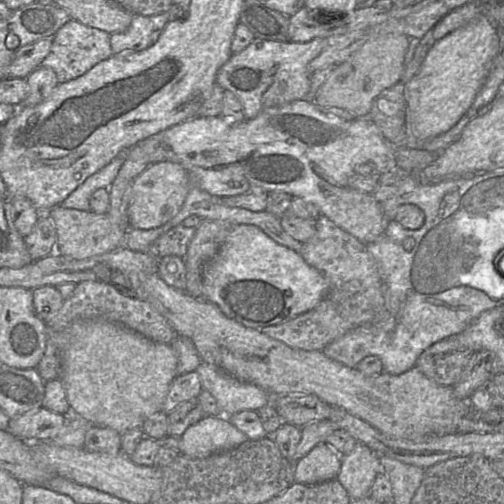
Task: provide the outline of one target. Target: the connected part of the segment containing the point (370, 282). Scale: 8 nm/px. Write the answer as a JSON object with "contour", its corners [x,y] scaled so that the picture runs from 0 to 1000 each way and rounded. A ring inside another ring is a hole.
{"contour":[[[637,425],[627,435],[625,466],[599,482],[595,506],[643,546],[651,577],[625,611],[567,639],[526,649],[516,655],[522,663],[585,692],[639,696],[696,653],[760,633],[762,563],[728,484]]]}

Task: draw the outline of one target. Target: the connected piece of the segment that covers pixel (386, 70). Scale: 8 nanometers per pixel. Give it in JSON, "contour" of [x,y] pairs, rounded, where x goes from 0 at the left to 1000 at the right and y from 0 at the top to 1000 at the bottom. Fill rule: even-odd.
{"contour":[[[766,67],[726,79],[690,119],[671,127],[655,145],[623,194],[627,208],[679,214],[708,232],[730,232],[746,192],[796,159],[812,77],[804,69]]]}

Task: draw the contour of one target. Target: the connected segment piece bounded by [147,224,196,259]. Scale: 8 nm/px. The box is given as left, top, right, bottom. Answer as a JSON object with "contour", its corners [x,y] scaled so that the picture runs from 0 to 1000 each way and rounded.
{"contour":[[[351,446],[312,472],[292,496],[317,514],[327,508],[363,510],[389,462],[389,450]]]}

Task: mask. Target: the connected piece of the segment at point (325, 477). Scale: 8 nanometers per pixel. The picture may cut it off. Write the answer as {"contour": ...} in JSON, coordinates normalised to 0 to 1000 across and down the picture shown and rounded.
{"contour":[[[647,877],[625,885],[581,931],[583,952],[597,960],[633,960],[665,950],[677,931],[677,907]]]}

